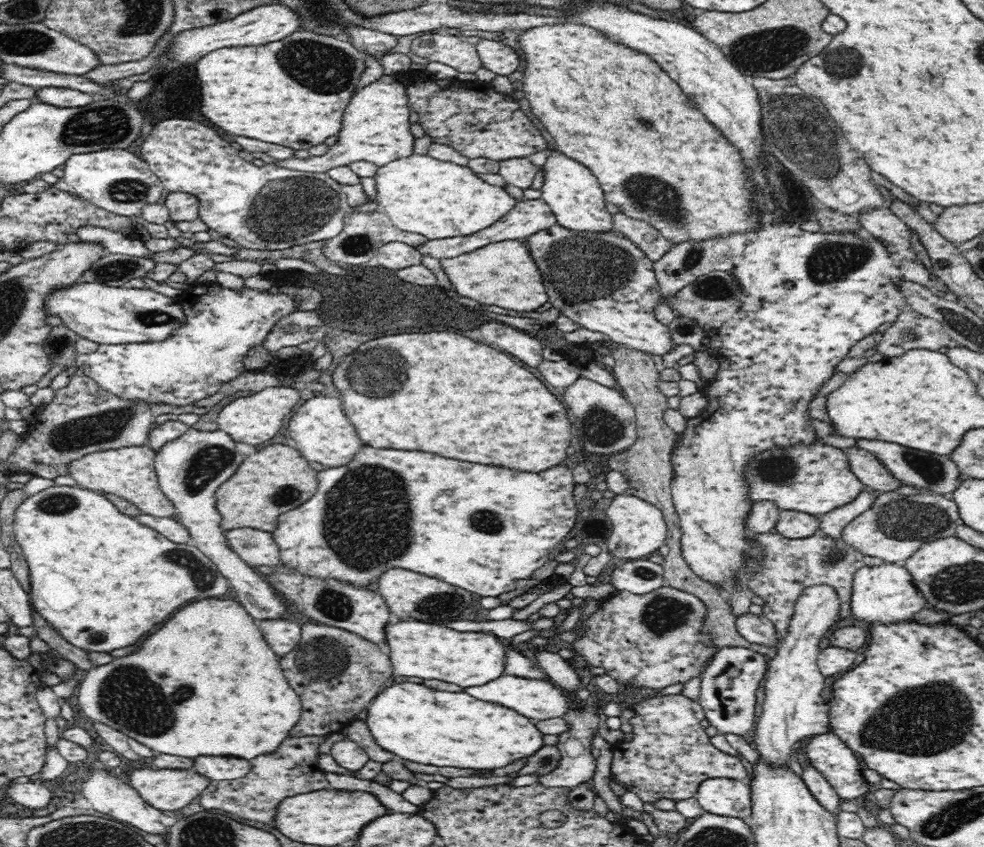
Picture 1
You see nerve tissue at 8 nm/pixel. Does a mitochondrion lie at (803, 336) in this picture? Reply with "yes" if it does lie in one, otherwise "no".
no

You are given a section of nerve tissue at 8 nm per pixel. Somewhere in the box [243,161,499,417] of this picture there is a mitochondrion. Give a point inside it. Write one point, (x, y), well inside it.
(290, 208)

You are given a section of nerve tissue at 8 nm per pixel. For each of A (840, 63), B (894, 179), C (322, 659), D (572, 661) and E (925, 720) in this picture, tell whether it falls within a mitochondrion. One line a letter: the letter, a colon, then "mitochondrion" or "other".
A: mitochondrion
B: other
C: mitochondrion
D: other
E: mitochondrion

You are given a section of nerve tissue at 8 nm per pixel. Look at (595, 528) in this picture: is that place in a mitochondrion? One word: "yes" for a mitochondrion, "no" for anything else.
no

